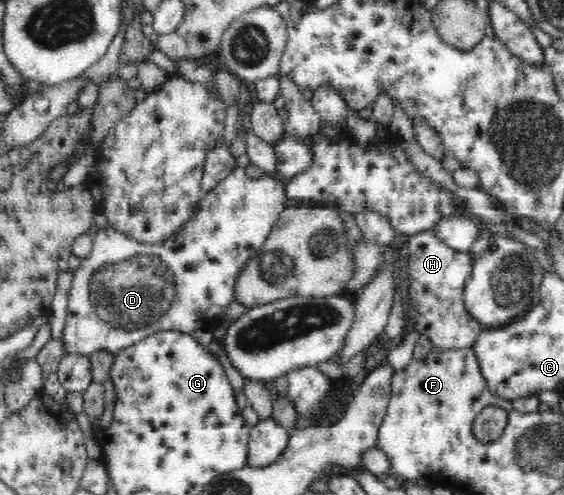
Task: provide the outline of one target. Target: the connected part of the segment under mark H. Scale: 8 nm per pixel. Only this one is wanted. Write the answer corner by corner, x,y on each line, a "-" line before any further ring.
432,229
408,238
408,254
409,306
417,312
413,330
427,336
433,348
438,350
472,347
483,330
468,314
464,302
465,282
472,275
472,255
450,248

